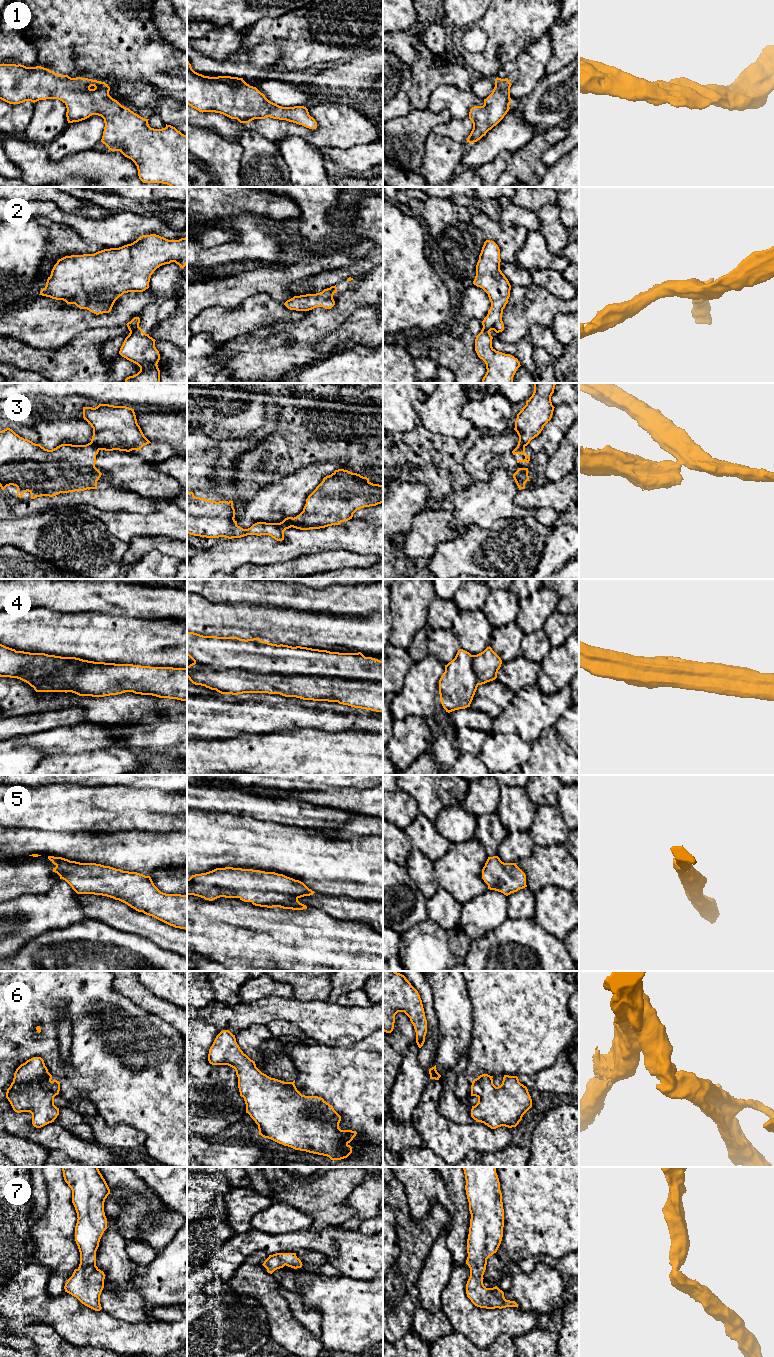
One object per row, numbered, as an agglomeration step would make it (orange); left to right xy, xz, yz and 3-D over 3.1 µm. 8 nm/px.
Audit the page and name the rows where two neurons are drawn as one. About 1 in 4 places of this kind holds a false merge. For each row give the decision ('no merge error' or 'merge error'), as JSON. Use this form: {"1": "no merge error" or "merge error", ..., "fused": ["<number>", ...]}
{"1": "no merge error", "2": "merge error", "3": "merge error", "4": "merge error", "5": "no merge error", "6": "no merge error", "7": "no merge error", "fused": ["2", "3", "4"]}

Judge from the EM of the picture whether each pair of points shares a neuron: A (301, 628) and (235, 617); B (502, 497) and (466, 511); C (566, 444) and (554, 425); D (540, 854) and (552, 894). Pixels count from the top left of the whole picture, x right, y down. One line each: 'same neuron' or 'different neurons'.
A: same neuron
B: same neuron
C: different neurons
D: different neurons

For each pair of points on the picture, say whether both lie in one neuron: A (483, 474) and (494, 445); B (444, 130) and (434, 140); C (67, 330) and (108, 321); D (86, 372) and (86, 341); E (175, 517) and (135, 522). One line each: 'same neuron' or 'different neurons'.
A: same neuron
B: different neurons
C: same neuron
D: same neuron
E: same neuron

